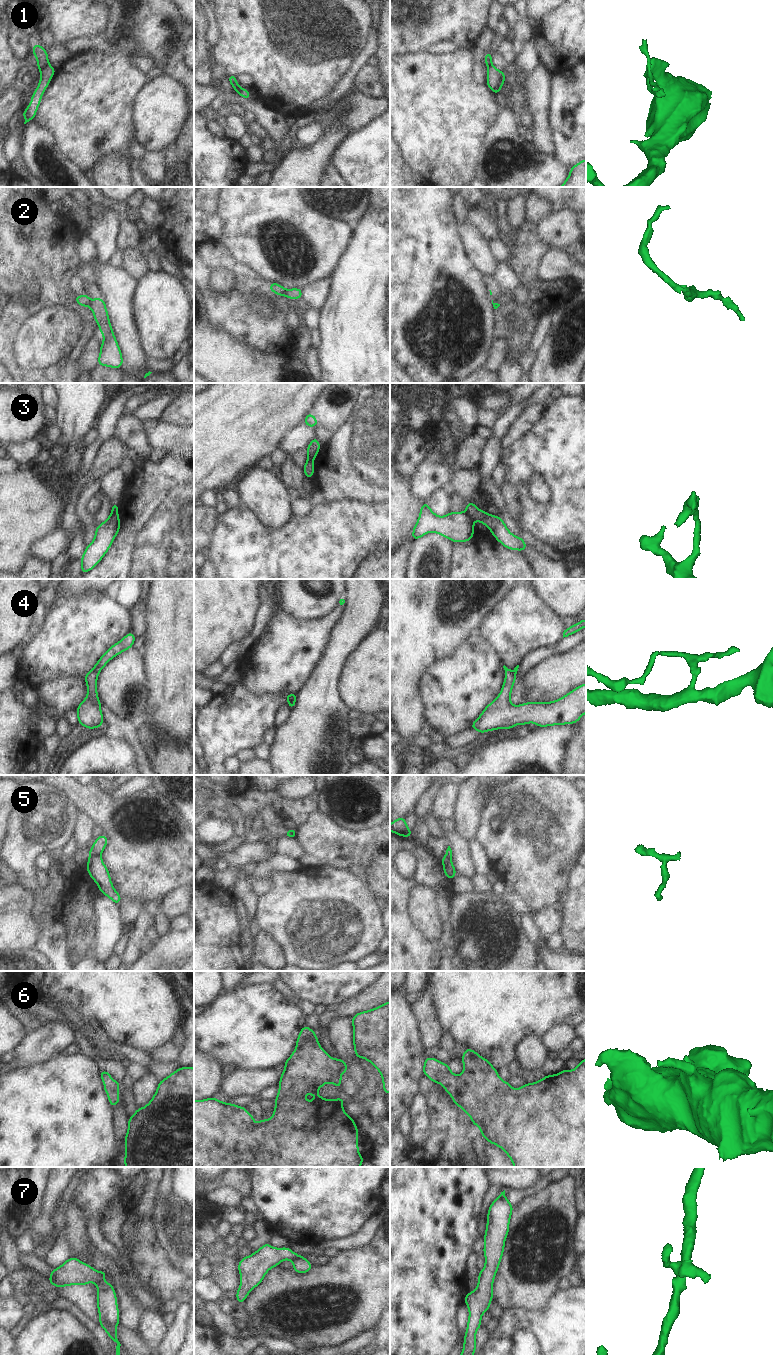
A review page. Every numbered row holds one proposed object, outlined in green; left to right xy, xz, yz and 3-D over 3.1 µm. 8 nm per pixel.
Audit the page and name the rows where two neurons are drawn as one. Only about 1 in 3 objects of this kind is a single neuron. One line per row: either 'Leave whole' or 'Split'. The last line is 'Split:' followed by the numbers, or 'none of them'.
1: Split
2: Split
3: Split
4: Split
5: Split
6: Leave whole
7: Split
Split: 1, 2, 3, 4, 5, 7.

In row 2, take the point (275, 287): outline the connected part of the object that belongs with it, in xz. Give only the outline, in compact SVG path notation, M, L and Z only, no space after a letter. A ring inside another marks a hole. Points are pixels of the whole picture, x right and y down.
M274 282L270 283L269 290L273 291L276 295L279 296L285 296L286 294L286 289L282 287L280 284Z

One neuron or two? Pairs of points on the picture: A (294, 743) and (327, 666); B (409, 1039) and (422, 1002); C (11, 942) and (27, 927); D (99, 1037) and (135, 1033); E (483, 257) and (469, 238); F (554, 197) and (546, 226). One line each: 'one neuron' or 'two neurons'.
A: one neuron
B: two neurons
C: one neuron
D: two neurons
E: one neuron
F: two neurons

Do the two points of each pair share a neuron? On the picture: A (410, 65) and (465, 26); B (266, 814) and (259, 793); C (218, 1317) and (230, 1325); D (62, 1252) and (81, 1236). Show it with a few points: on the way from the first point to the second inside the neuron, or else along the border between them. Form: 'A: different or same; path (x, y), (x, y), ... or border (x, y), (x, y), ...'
A: different; border (428, 49), (422, 52), (405, 54)
B: different; border (259, 811), (266, 806), (270, 806), (281, 819)
C: same; path (221, 1318), (227, 1323)
D: different; border (65, 1223), (65, 1237), (69, 1253), (74, 1257)

